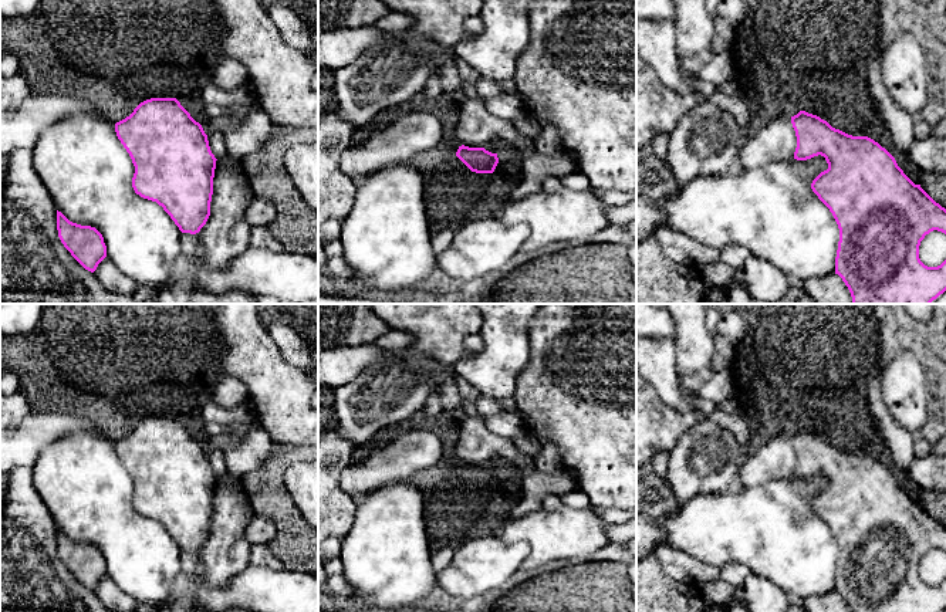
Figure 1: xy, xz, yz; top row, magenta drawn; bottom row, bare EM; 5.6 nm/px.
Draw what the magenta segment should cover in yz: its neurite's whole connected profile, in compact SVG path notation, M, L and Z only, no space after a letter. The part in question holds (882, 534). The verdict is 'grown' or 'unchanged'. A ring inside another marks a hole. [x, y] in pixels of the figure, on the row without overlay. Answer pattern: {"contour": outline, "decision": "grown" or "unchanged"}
{"contour": "M805 429L791 435L791 442L797 454L794 477L807 479L821 473L828 481L828 487L812 498L811 507L830 527L838 542L835 592L842 596L849 611L943 612L946 609L946 578L937 585L925 584L919 577L919 564L933 548L946 552L946 527L936 521L920 503L915 503L898 484L895 476L874 457L848 453Z", "decision": "unchanged"}

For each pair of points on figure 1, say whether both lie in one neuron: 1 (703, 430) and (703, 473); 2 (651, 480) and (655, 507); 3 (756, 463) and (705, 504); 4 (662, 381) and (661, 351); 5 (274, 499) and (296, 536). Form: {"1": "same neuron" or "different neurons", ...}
{"1": "same neuron", "2": "same neuron", "3": "different neurons", "4": "same neuron", "5": "same neuron"}

